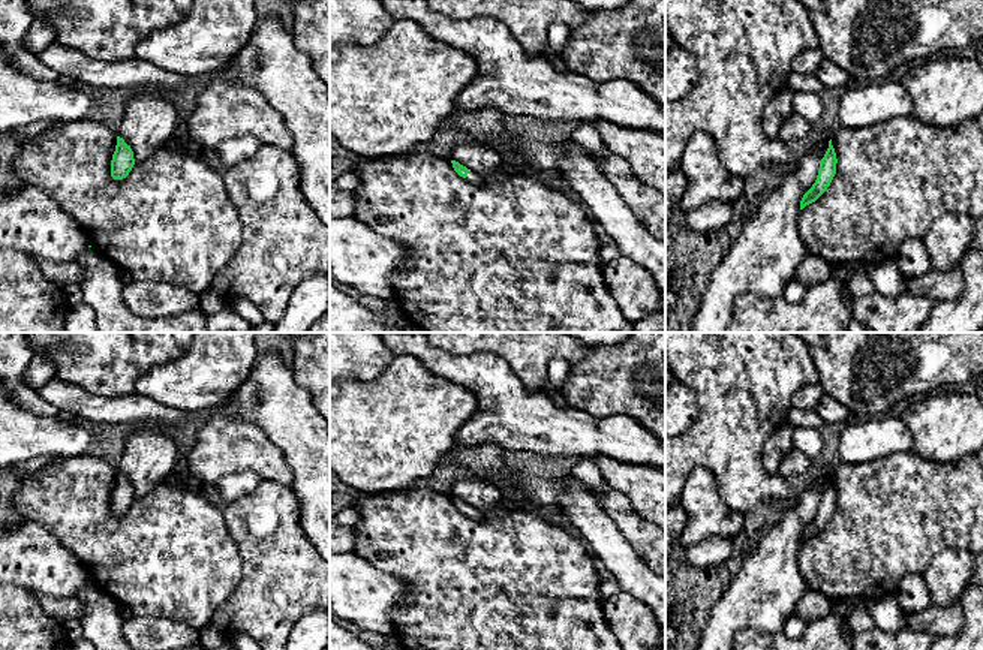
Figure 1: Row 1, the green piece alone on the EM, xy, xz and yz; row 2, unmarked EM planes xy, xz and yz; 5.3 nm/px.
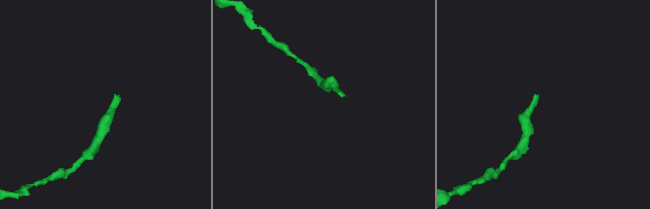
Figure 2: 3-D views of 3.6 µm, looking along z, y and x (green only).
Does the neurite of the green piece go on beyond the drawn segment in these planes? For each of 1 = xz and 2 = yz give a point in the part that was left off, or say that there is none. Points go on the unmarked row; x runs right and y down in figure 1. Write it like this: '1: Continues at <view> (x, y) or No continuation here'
1: Continues at xz (472, 512)
2: No continuation here

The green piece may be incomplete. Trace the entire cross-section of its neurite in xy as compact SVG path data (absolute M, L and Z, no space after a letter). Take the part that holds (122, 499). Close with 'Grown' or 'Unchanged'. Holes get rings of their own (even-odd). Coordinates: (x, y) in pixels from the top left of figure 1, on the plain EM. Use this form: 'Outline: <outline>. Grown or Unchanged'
Outline: M117 472L115 487L111 496L111 512L114 515L123 515L129 511L135 500L133 487L123 473Z. Unchanged

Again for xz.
Outline: M451 496L451 499L453 499L454 506L456 506L460 512L463 512L466 517L469 517L469 518L472 518L472 520L475 520L475 521L483 521L483 520L484 520L483 511L480 511L480 509L468 505L466 502L460 500L460 499L456 497L456 496Z. Grown

